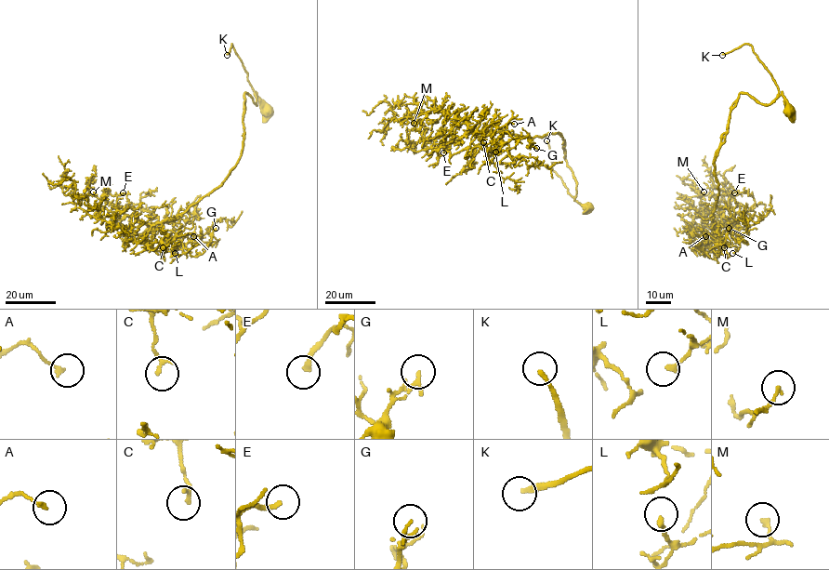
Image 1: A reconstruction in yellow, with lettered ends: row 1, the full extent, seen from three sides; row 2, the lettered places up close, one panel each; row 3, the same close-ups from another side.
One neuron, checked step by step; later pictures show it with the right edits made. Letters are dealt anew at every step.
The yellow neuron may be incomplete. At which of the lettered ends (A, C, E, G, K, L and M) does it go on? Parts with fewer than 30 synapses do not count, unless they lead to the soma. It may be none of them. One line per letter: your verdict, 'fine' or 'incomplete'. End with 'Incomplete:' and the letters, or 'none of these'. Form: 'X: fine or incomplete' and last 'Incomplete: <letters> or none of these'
A: fine
C: fine
E: incomplete
G: fine
K: incomplete
L: fine
M: fine
Incomplete: E, K

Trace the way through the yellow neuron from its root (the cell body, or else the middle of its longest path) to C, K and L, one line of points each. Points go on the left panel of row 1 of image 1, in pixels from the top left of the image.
C: (268, 111), (256, 92), (256, 104), (244, 93), (239, 160), (221, 185), (161, 223), (171, 240), (163, 247)
K: (268, 111), (269, 108), (256, 92), (255, 95), (247, 72), (231, 44), (227, 55)
L: (268, 111), (256, 92), (256, 104), (244, 93), (236, 165), (161, 223), (168, 240), (179, 241), (175, 253)

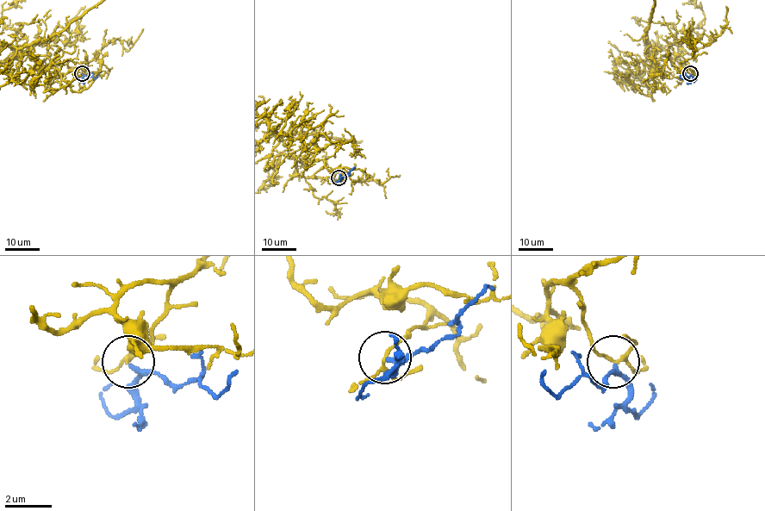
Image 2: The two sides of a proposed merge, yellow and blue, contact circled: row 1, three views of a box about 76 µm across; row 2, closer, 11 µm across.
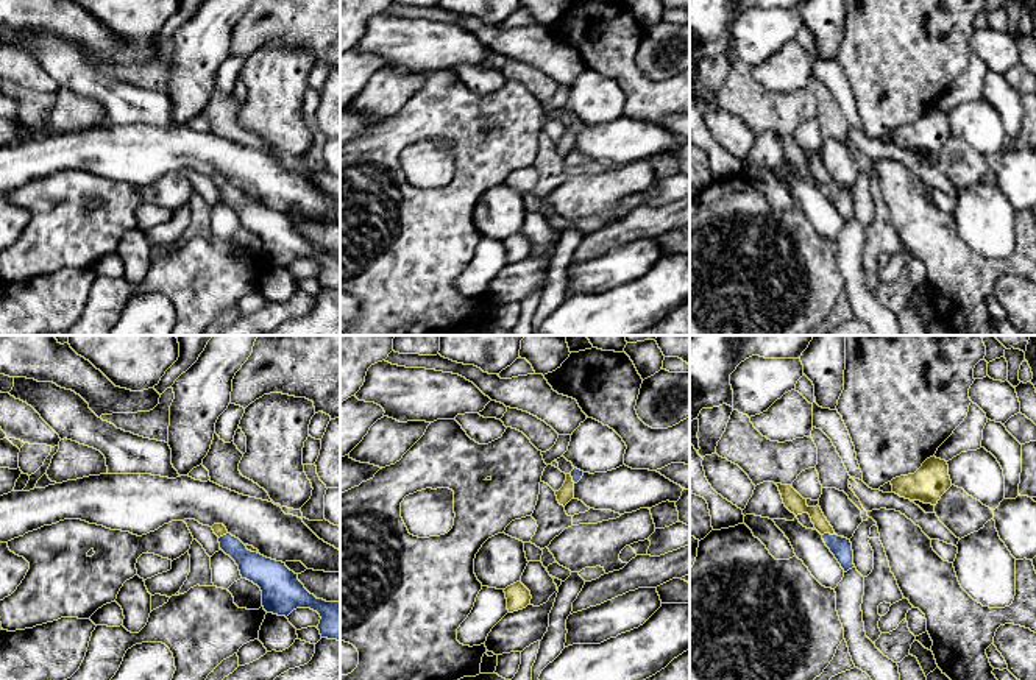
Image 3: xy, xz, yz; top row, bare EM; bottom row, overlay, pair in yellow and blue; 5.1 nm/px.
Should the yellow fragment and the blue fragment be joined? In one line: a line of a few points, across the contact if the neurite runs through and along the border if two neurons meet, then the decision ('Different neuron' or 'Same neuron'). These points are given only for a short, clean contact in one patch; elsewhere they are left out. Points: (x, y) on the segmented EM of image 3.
Line: yz (835, 534), (823, 535). Different neuron

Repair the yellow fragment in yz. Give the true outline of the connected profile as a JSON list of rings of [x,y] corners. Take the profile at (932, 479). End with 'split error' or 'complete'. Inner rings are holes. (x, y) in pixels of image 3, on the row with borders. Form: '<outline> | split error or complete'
[[[930,457],[922,466],[908,476],[891,480],[892,493],[910,501],[936,505],[941,496],[952,487],[946,460]]] | complete

